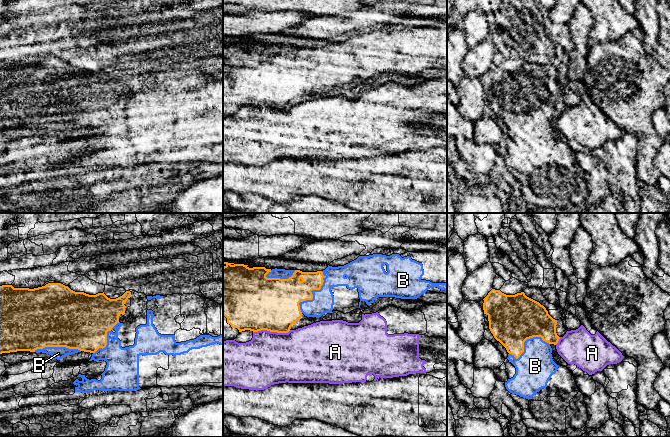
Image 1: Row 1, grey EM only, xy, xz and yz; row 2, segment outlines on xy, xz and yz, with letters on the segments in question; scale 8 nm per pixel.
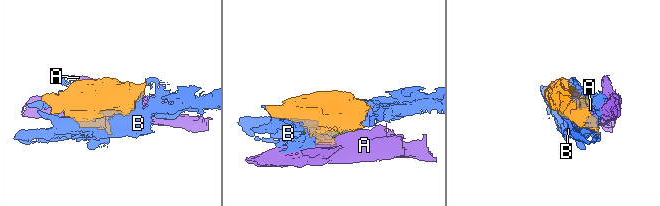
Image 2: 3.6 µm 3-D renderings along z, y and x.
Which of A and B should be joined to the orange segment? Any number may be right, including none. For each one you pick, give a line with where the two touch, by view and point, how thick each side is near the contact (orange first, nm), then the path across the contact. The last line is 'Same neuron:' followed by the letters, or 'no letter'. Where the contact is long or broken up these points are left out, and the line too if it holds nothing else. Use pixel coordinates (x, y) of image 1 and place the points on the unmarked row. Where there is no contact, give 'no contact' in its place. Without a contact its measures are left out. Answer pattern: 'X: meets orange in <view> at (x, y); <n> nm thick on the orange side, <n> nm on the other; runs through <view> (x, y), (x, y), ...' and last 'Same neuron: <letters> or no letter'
B: meets orange in xz at (312, 70); 300 nm thick on the orange side, 180 nm on the other
Same neuron: B

